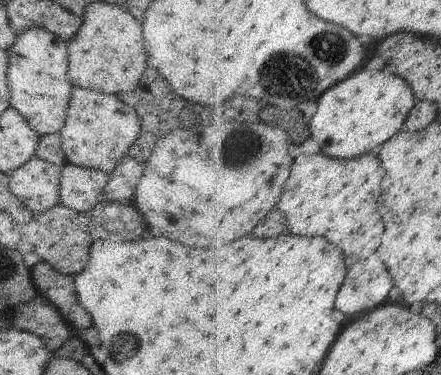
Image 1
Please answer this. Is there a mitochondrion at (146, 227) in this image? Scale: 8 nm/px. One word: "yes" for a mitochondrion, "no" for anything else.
no

